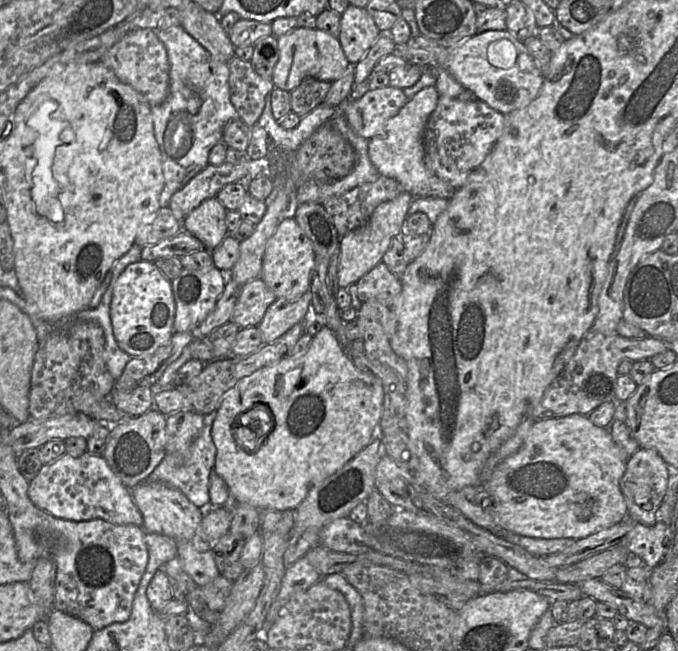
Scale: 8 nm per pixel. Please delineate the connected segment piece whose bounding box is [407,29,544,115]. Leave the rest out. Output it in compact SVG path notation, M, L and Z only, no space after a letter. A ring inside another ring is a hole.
M507 29L477 32L460 44L448 48L423 35L411 38L407 44L432 49L439 69L446 69L465 89L473 92L478 100L504 115L527 107L543 85L544 77L528 48Z

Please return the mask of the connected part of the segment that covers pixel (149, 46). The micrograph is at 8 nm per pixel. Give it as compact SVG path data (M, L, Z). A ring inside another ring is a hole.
M136 28L117 41L101 58L103 65L109 68L122 82L140 93L151 107L163 103L169 93L169 60L164 44L158 39L154 30L150 28Z

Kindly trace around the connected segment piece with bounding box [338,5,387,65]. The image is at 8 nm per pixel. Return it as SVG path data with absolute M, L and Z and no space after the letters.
M349 5L347 7L347 9L341 14L341 21L340 21L340 34L338 36L339 42L341 44L341 47L343 49L343 52L345 54L345 56L347 57L348 61L351 63L351 65L355 65L356 63L358 63L367 53L367 51L373 46L373 44L375 43L375 41L378 39L378 37L382 34L382 33L387 33L387 32L381 32L380 29L377 27L373 17L371 16L371 14L367 11L366 8L361 8L361 7L357 7L357 6L353 6L353 5Z

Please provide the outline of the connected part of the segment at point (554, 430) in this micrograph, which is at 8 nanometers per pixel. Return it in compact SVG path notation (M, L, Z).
M571 414L563 417L540 419L531 426L521 448L514 454L502 460L494 468L489 479L482 484L493 499L495 522L502 528L527 537L546 539L567 538L578 540L613 526L627 518L628 510L620 488L620 480L625 473L626 462L629 457L630 456L627 456L615 443L610 431L592 423L587 415Z

